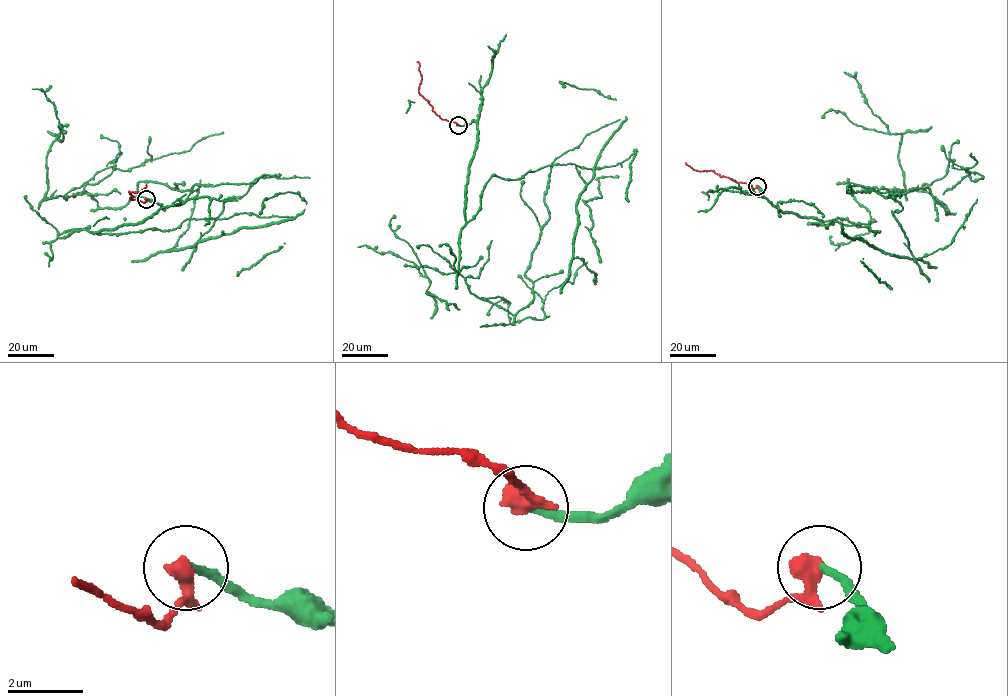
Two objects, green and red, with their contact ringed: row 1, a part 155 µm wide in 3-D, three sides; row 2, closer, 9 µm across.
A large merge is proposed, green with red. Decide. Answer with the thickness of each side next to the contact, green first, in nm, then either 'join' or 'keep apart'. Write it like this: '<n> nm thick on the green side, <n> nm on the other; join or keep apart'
190 nm thick on the green side, 550 nm on the other; keep apart

